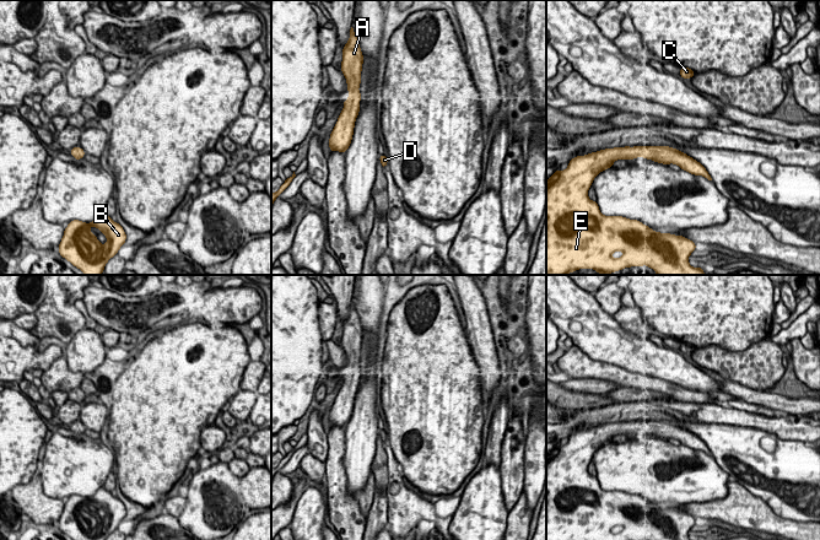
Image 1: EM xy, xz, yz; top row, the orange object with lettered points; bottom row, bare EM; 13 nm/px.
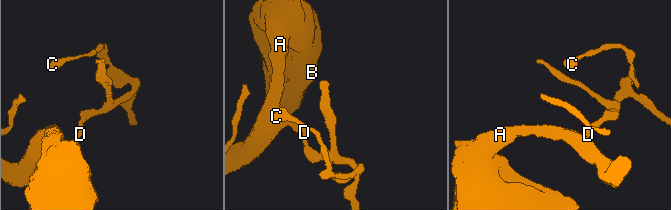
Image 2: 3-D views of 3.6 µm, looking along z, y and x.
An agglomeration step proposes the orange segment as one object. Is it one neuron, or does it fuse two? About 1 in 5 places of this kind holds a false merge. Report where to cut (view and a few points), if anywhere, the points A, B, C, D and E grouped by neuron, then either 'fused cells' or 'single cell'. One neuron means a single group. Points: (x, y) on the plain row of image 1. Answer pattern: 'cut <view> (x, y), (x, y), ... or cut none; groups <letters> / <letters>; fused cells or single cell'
cut none; groups A B C D E; single cell

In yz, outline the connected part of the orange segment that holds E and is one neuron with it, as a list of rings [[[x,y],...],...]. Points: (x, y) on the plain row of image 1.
[[[625,421],[605,423],[576,431],[565,446],[555,446],[546,455],[546,540],[690,540],[695,517],[670,508],[660,508],[637,495],[605,491],[597,476],[588,472],[593,454],[611,443],[617,434],[643,432],[663,439],[678,439],[681,444],[712,455],[706,443],[676,423],[669,421]]]

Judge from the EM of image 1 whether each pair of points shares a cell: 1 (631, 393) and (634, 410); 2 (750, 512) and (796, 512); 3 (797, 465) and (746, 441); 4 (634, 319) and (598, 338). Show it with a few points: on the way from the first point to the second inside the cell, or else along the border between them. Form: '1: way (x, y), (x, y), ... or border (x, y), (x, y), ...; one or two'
1: border (646, 400), (618, 403); two
2: border (753, 493), (759, 496), (777, 514), (798, 522); two
3: way (785, 465), (770, 465), (758, 453); one
4: border (611, 316), (625, 329), (647, 339); two

